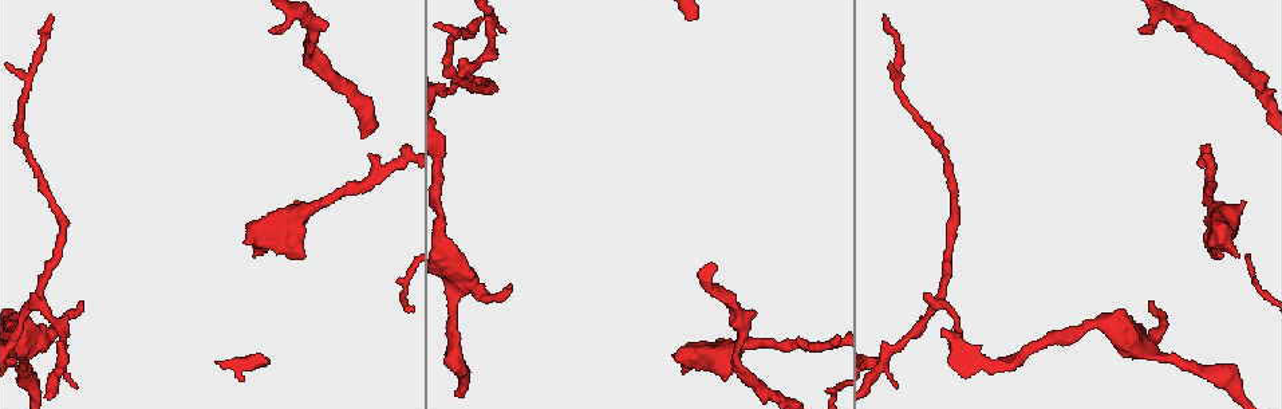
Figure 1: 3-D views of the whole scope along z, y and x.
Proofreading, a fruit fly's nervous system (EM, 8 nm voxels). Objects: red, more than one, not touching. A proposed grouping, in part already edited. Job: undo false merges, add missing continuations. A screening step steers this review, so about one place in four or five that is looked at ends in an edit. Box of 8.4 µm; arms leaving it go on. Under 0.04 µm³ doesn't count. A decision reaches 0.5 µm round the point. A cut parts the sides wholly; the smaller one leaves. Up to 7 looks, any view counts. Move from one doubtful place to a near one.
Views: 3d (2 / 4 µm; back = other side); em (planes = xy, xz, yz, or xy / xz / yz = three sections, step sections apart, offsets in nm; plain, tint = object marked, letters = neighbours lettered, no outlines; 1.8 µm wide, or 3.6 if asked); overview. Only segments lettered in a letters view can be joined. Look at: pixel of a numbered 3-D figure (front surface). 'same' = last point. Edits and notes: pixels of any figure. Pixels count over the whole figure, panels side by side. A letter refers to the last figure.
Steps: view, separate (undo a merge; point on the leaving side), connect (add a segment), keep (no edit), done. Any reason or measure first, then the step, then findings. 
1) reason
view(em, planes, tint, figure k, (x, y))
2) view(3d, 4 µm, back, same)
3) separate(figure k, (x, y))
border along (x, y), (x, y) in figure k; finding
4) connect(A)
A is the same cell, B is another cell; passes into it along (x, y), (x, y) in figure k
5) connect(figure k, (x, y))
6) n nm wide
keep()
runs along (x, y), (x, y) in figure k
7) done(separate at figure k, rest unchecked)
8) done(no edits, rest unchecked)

branch point
view(em, yz, step 8, tint, figure 1, (468, 73))

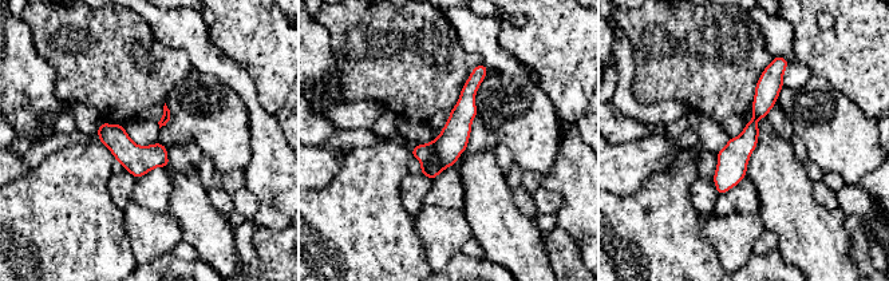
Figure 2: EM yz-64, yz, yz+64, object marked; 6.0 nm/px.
cut it another way
view(em, planes, letters, same)

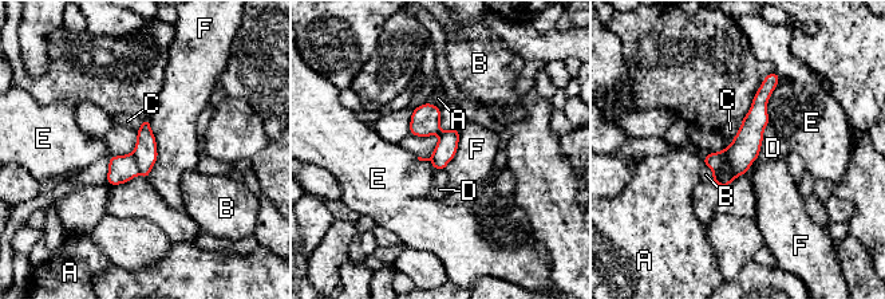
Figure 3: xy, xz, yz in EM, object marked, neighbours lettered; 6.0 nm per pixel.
separate(figure 3, (745, 148))
A, B, C, D, E and F are other cells; border along (723, 152), (725, 168), (714, 173) in figure 3; a second neuron is stuck on

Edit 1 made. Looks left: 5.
thin end
view(3d, 4 µm, figure 1, (511, 283))

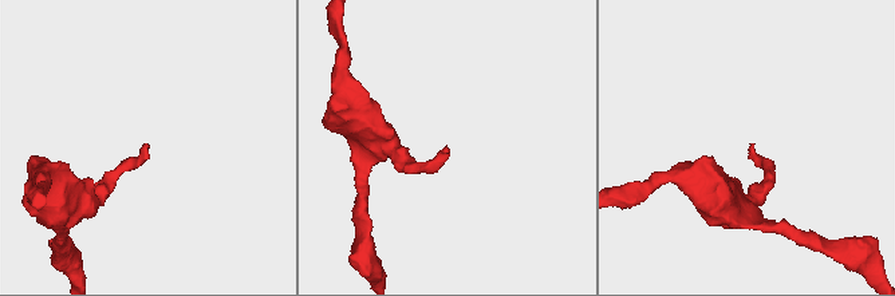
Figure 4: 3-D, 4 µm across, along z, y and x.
view(em, planes, letters, figure 4, (445, 147))

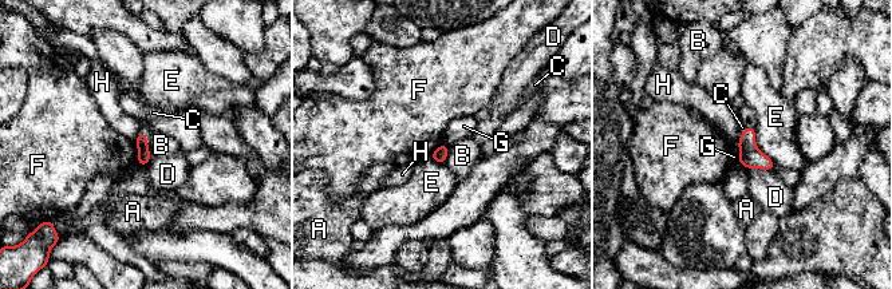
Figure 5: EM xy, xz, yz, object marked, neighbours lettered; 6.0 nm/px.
keep()
A, B, C, D, E, F, G and H are other cells; border along (139, 133), (146, 134), (147, 142) in figure 5; no lettered segment goes on from it

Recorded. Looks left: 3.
free end
view(em, yz, step 8, tint, figure 1, (1239, 255))

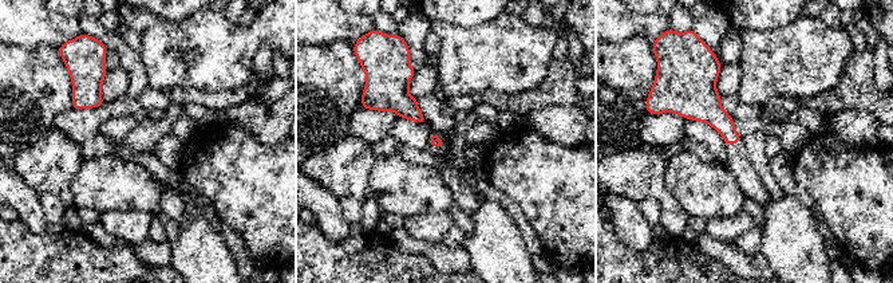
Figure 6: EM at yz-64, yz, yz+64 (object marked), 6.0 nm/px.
another direction
view(em, planes, letters, same)

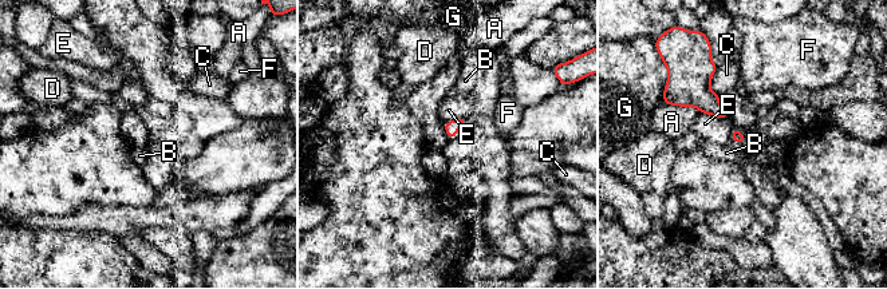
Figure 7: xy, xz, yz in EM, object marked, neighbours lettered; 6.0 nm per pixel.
A touches over 240 nm
keep()
A, B, C, D, E, F and G are other cells; none of them fits

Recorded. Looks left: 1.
done(separate at figure 3, rest unchecked)

